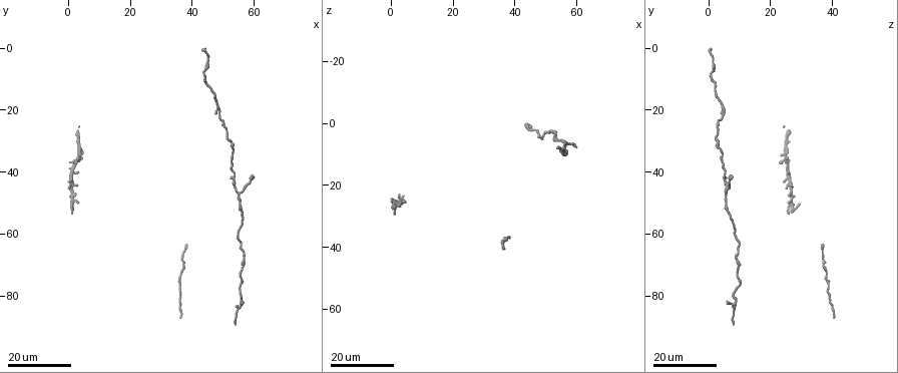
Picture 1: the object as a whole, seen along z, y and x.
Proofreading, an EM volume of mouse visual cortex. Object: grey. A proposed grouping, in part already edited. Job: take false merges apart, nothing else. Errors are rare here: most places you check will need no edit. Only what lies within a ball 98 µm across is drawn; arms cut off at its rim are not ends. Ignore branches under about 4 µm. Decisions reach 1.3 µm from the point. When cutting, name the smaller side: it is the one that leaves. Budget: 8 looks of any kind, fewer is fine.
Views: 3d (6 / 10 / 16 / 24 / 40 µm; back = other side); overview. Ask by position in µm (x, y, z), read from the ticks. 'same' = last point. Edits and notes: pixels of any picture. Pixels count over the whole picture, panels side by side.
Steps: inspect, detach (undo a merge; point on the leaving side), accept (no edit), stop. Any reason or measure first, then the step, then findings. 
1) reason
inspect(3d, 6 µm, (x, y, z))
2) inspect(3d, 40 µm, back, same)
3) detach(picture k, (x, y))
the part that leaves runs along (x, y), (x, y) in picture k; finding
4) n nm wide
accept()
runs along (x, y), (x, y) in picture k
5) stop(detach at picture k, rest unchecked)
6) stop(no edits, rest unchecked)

two arms in line, one across
inspect(3d, 16 µm, (48.0, 19.5, 4.0))

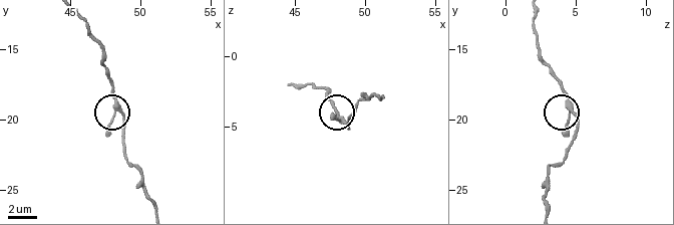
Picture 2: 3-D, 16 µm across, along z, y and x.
inspect(3d, 6 µm, (48.4, 19.6, 4.6))

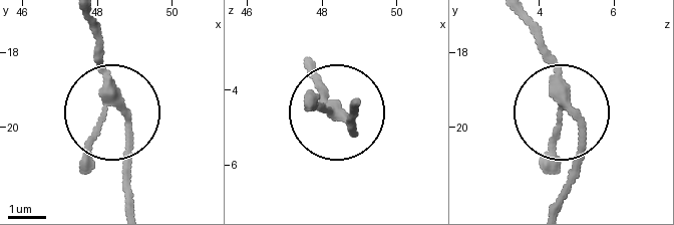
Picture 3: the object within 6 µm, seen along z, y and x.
accept()
runs along (135, 207), (97, 28) in picture 3; one cell here

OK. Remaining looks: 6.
thick turns thin
inspect(3d, 16 µm, (52.5, 30.0, 2.5))

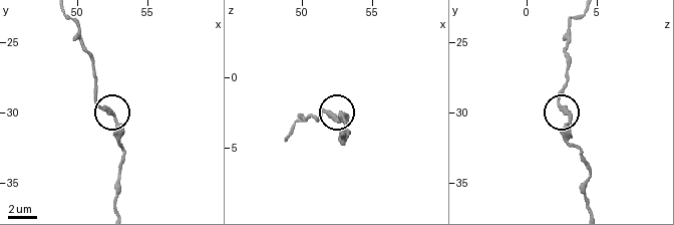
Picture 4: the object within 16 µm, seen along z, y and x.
closer look
inspect(3d, 6 µm, (52.4, 30.2, 3.0))

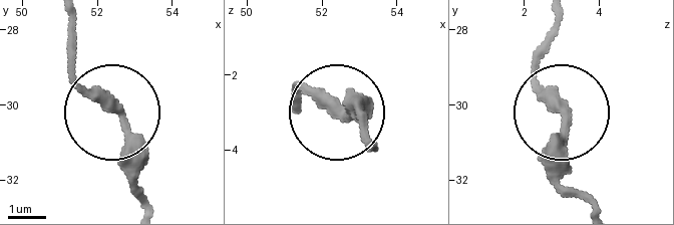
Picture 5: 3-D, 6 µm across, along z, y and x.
300 nm wide
accept()
runs along (145, 204), (132, 137), (75, 78), (71, 43) in picture 5; one cell here

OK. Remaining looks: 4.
thick turns thin
inspect(3d, 24 µm, (53.0, 41.5, 4.5))

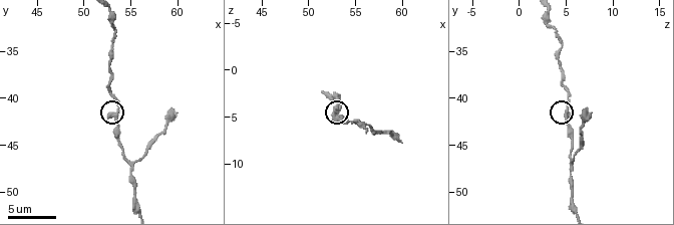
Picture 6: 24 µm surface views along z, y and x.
closer look
inspect(3d, 6 µm, (53.4, 42.2, 5.0))

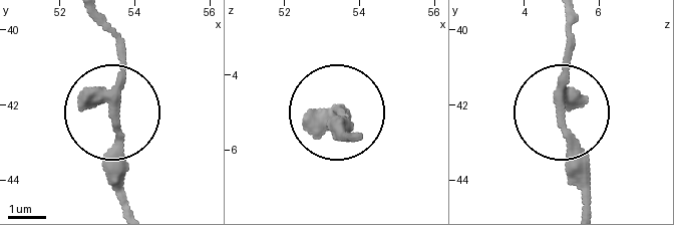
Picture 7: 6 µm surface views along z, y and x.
accept()
runs along (580, 205), (580, 147), (561, 108), (571, 25) in picture 7; one cell here

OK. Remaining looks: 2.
a fork
inspect(3d, 10 µm, (55.2, 47.0, 5.6))

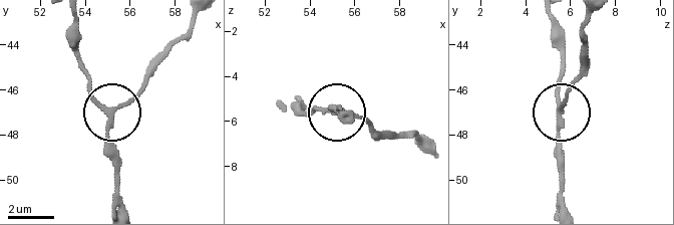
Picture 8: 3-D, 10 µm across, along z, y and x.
inspect(3d, 6 µm, (55.0, 46.9, 5.5))

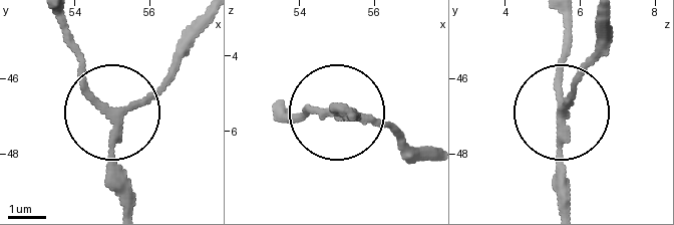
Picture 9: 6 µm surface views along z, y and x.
accept()
runs along (562, 201), (562, 105), (597, 51) in picture 9; one cell here

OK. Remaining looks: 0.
stop(no edits, rest unchecked)

